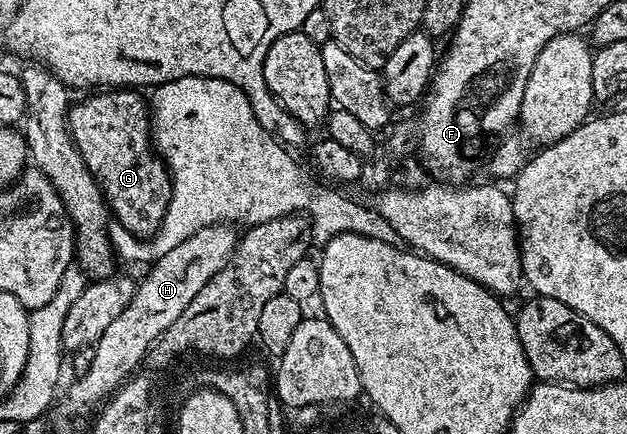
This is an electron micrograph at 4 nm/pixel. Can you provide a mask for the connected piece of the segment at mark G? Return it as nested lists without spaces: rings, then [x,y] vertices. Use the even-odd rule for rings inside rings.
[[[106,88],[101,92],[91,94],[94,94],[91,98],[86,98],[83,102],[75,101],[70,109],[66,111],[66,126],[70,129],[70,136],[74,141],[74,146],[80,152],[84,164],[90,170],[90,175],[97,180],[98,186],[102,190],[102,197],[106,200],[113,221],[119,226],[128,228],[128,232],[132,232],[136,237],[147,239],[162,226],[164,212],[170,199],[170,171],[166,169],[165,162],[163,162],[152,149],[152,114],[148,109],[147,99],[145,97],[141,98],[141,96],[138,95],[141,93],[134,88]]]

